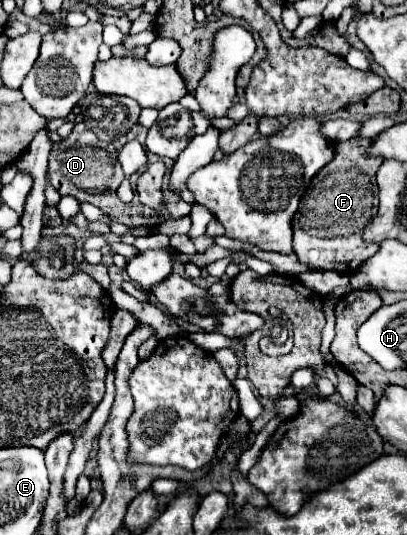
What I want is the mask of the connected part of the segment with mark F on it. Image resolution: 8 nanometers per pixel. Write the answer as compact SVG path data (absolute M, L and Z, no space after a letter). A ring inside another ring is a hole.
M347 139L335 145L335 157L311 181L301 197L301 207L293 217L293 251L297 259L317 271L337 271L351 275L367 261L379 245L365 243L361 221L371 221L377 215L377 185L375 173L383 159L367 157L369 139ZM309 207L309 211L307 211ZM339 235L339 237L317 237Z

